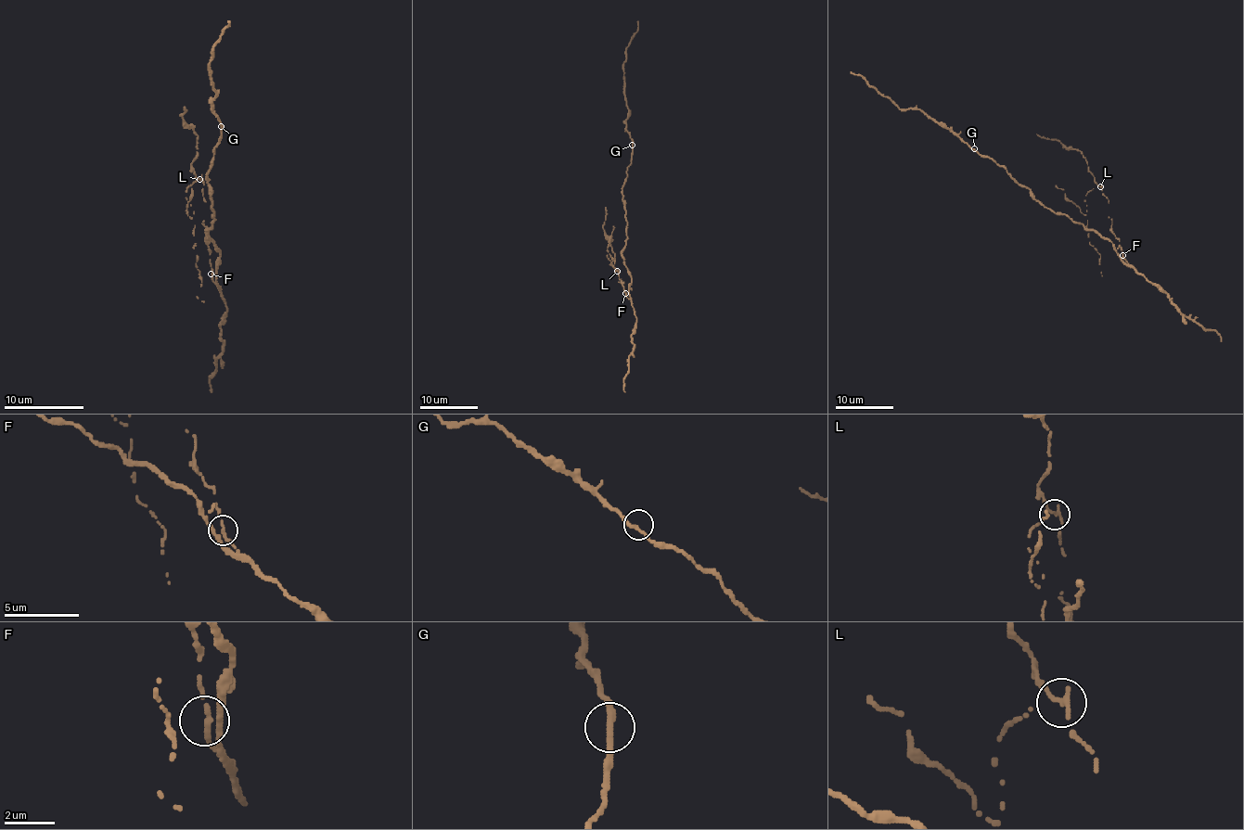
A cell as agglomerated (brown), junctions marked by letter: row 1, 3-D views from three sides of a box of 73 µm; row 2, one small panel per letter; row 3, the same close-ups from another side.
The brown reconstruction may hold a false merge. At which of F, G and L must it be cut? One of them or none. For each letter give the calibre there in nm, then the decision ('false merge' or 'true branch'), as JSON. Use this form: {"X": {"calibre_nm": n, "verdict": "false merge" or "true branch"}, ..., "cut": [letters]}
{"F": {"calibre_nm": 240, "verdict": "true branch"}, "G": {"calibre_nm": 280, "verdict": "true branch"}, "L": {"calibre_nm": 220, "verdict": "false merge"}, "cut": ["L"]}

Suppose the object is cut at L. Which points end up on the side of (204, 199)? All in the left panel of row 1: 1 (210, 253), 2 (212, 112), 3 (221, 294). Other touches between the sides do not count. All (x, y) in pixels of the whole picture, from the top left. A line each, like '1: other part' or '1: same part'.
1: same part
2: same part
3: same part

